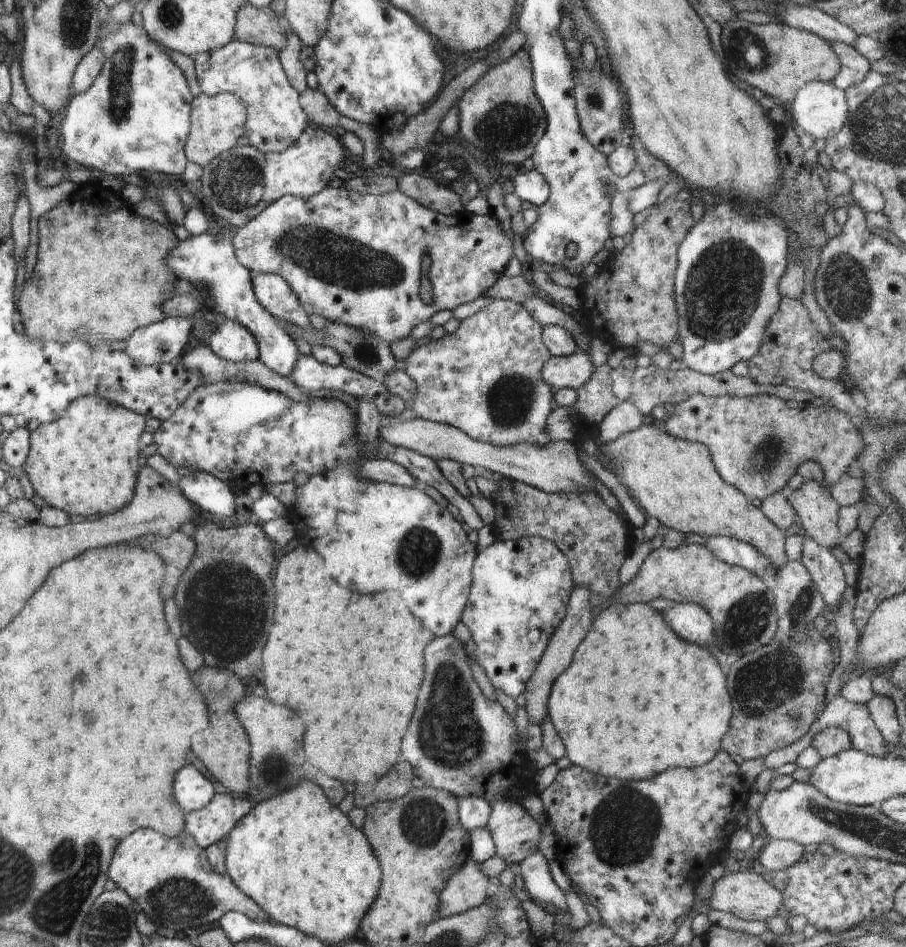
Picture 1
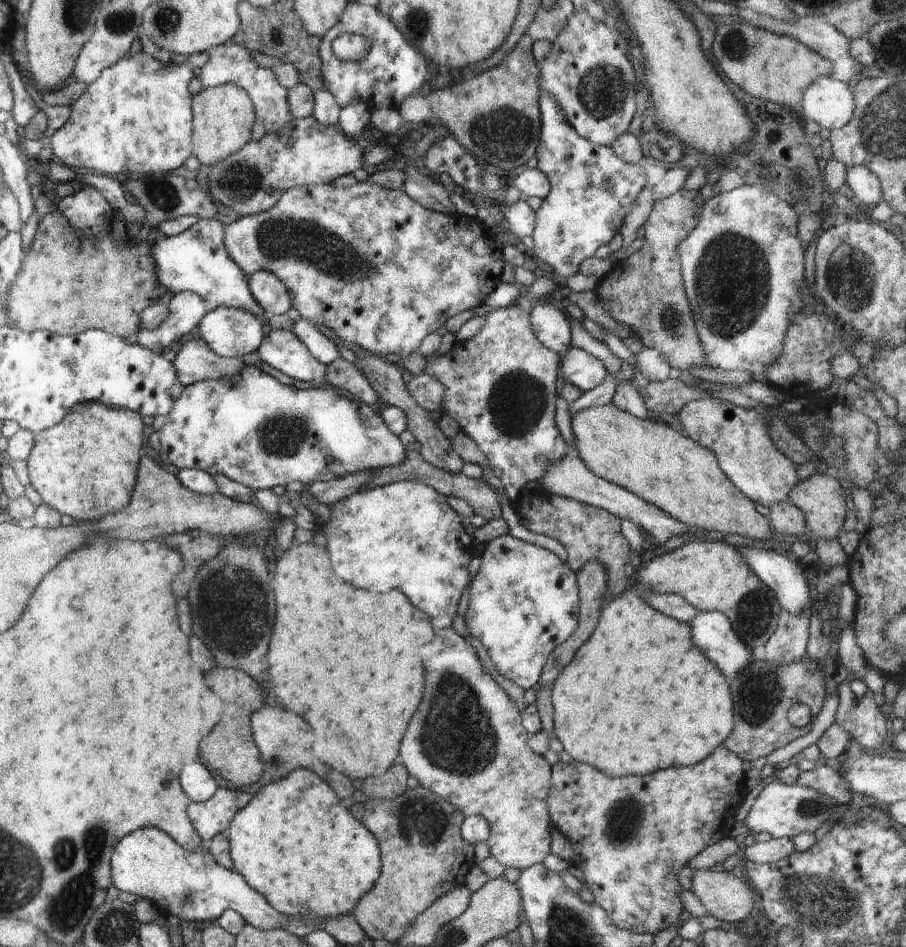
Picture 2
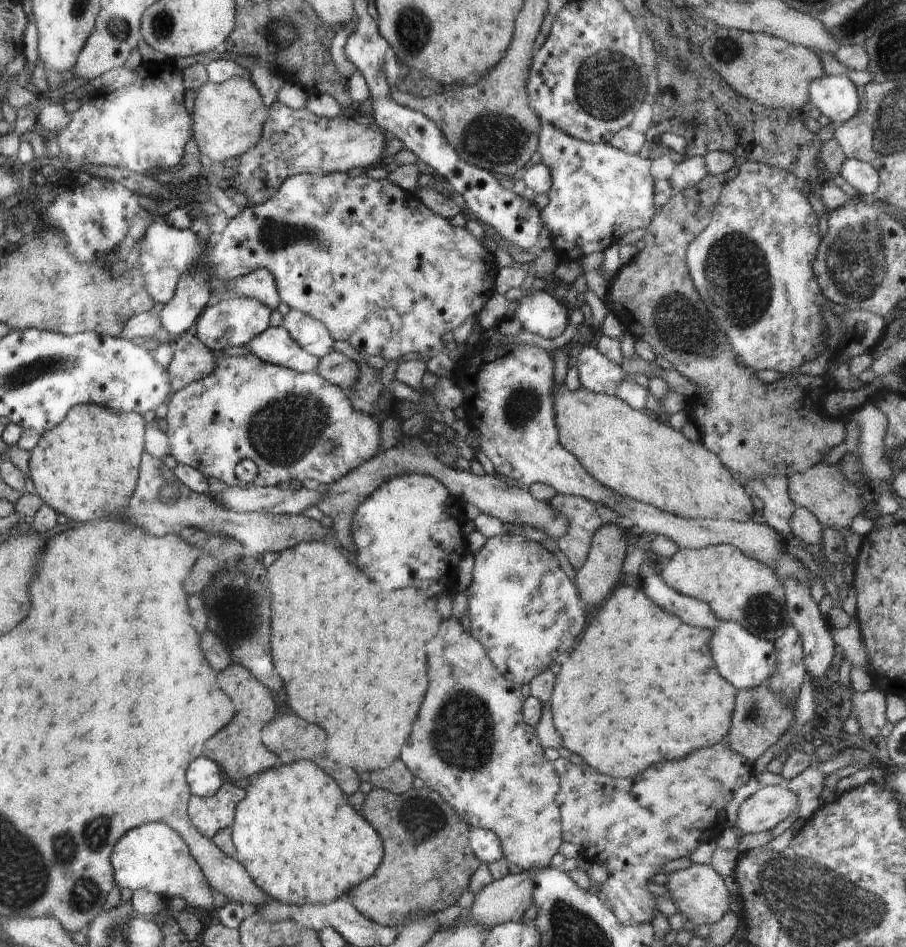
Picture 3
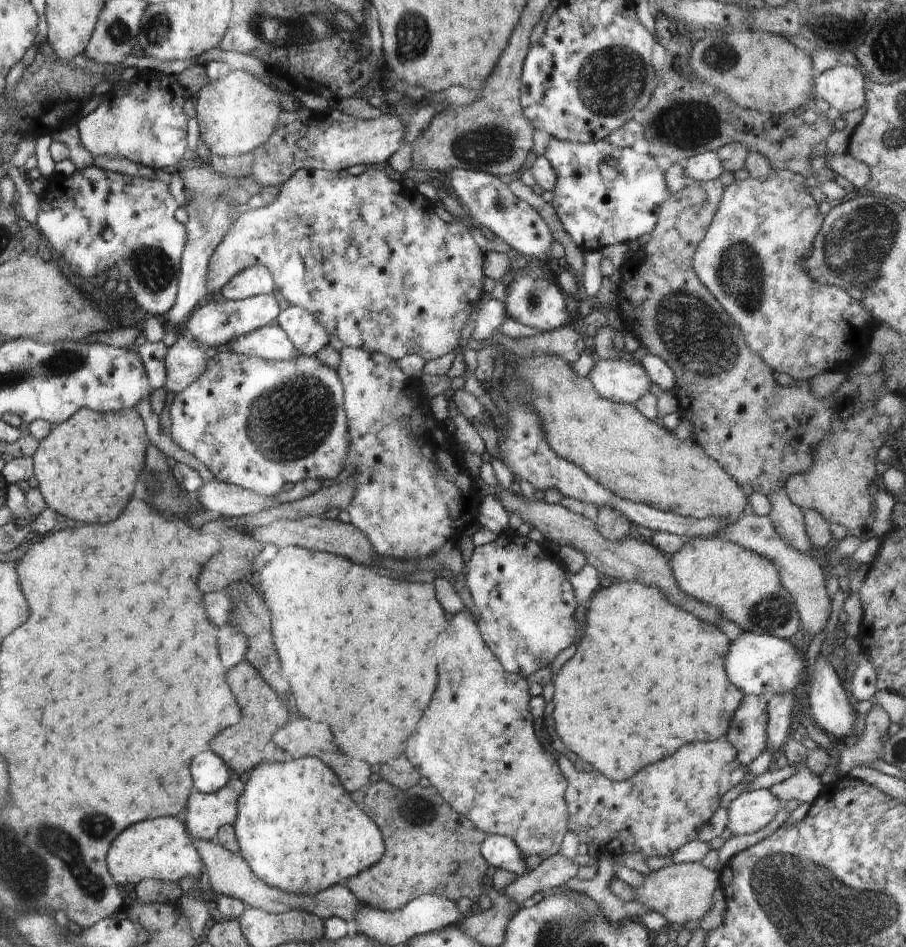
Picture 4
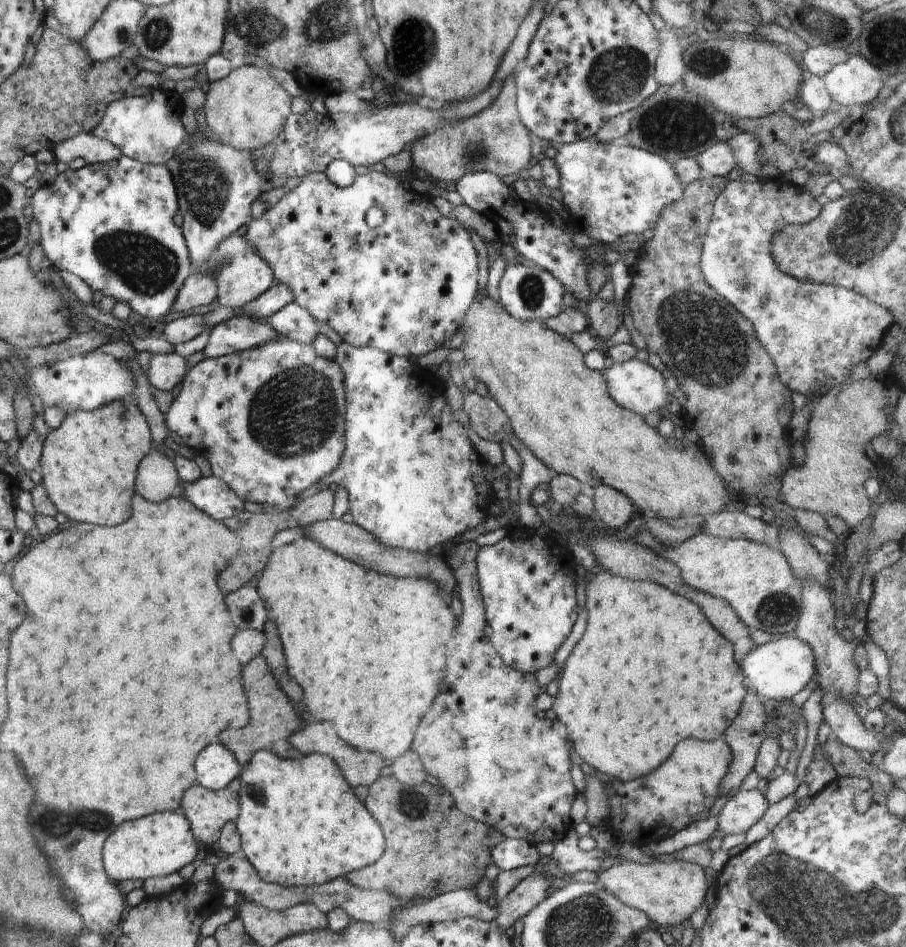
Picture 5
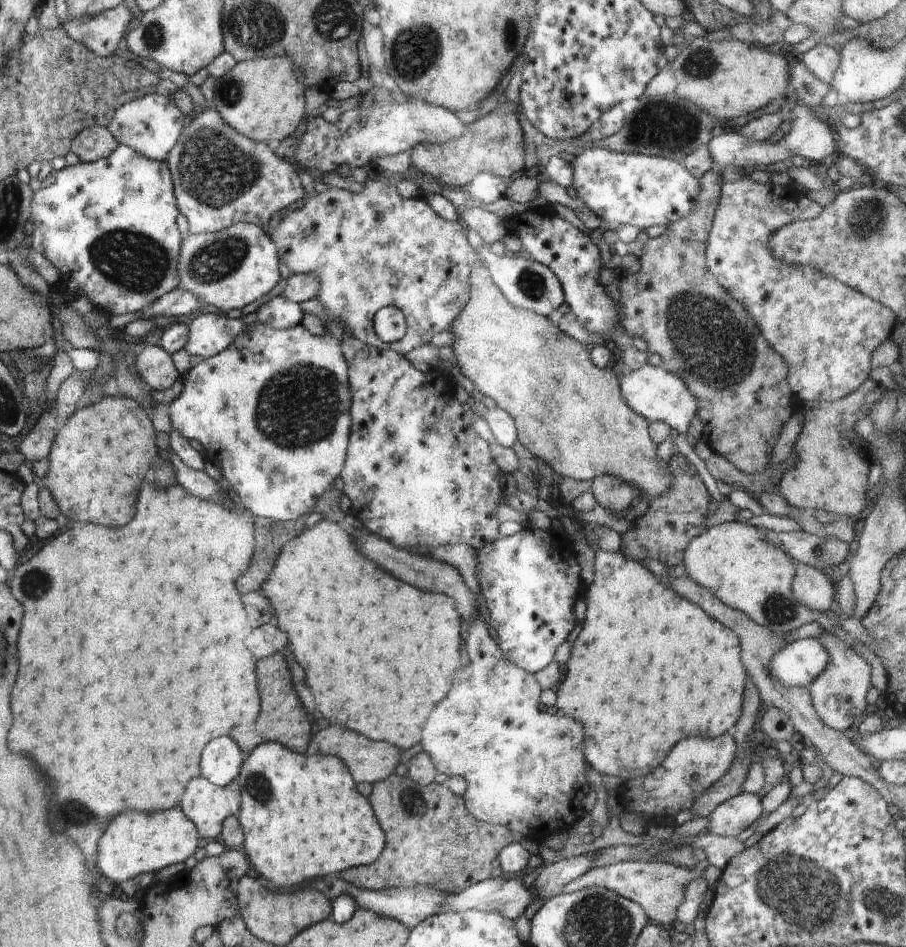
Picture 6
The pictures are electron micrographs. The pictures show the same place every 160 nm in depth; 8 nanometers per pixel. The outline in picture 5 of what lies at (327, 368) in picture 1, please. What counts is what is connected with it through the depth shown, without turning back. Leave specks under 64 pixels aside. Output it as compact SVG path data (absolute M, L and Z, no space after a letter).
M237 316L213 324L210 338L203 352L208 358L216 358L264 345L278 337L266 320L254 320Z

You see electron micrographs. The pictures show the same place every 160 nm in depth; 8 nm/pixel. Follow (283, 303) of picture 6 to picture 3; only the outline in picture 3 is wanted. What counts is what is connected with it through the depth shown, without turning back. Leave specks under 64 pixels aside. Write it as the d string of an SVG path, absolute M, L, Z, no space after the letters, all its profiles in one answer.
M290 309L283 316L282 327L298 343L298 346L311 355L321 359L332 350L334 340L327 326L318 319L308 317L302 311Z

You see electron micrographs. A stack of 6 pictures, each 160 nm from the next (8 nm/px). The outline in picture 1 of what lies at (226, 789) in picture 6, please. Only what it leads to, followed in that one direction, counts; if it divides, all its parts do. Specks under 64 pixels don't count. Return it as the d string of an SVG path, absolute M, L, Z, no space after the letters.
M218 793L205 807L186 814L185 830L196 839L198 846L207 850L210 845L227 838L254 803L254 797Z

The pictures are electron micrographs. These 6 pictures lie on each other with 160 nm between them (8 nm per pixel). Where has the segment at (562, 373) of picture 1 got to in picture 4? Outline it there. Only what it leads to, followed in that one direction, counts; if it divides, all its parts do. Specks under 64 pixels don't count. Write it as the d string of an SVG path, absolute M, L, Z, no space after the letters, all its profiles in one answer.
M599 359L588 378L602 398L631 405L650 393L653 382L641 363L626 359Z

